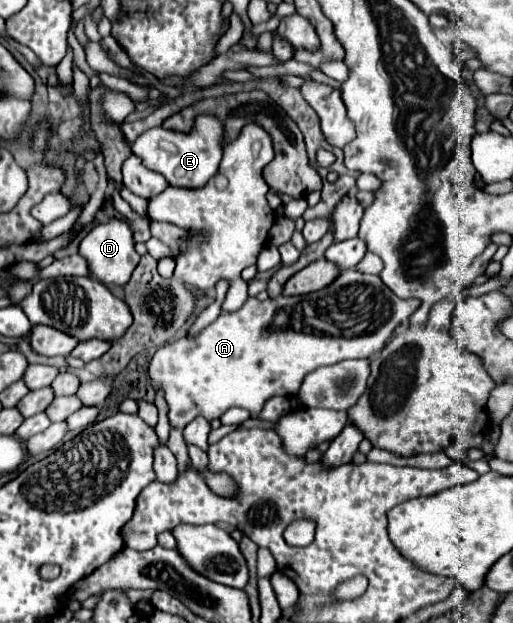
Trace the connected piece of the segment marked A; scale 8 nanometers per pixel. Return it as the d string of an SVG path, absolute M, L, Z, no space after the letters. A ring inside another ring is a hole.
M347 269L335 279L335 283L309 295L281 295L267 301L249 297L241 309L233 313L223 311L213 323L199 331L199 335L185 335L173 343L159 347L151 357L147 375L155 393L163 391L167 417L171 427L175 429L183 429L197 415L213 421L221 417L229 407L245 407L251 411L251 417L257 417L267 399L275 395L295 395L305 375L313 369L335 365L345 359L365 359L377 355L393 335L393 329L407 317L411 317L419 309L419 305L421 301L417 299L399 299L377 275L365 275Z

